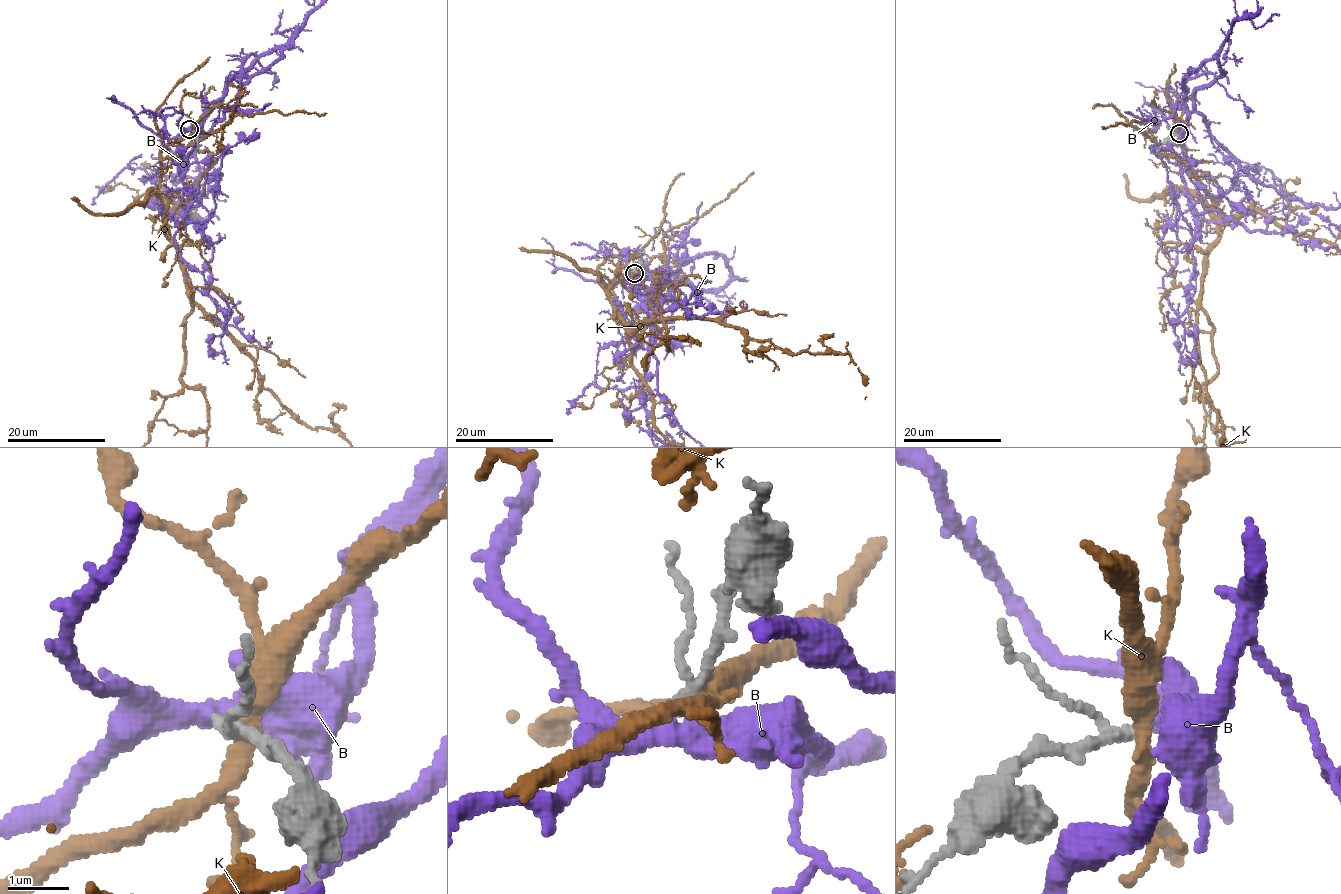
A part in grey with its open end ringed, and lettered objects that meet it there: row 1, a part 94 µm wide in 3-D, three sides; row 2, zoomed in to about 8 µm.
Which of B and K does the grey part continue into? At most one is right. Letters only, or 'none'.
B

